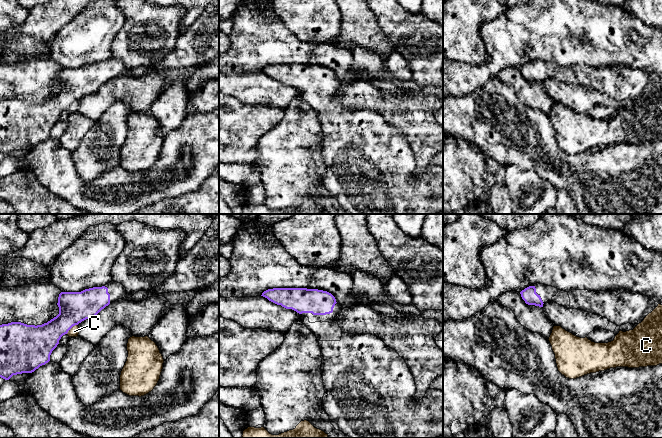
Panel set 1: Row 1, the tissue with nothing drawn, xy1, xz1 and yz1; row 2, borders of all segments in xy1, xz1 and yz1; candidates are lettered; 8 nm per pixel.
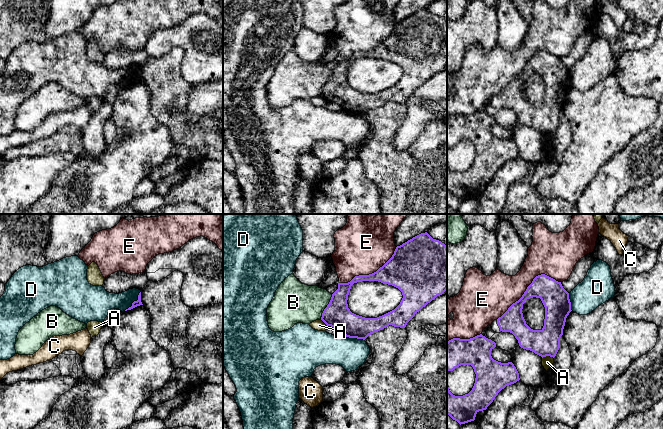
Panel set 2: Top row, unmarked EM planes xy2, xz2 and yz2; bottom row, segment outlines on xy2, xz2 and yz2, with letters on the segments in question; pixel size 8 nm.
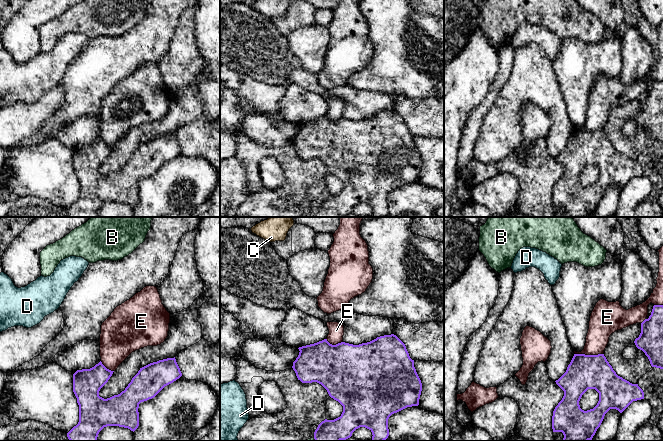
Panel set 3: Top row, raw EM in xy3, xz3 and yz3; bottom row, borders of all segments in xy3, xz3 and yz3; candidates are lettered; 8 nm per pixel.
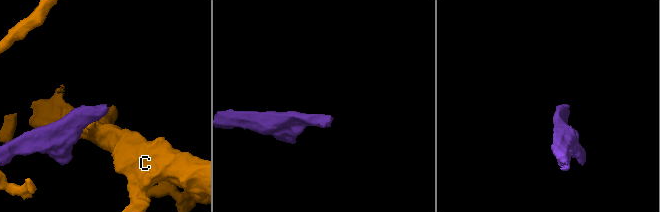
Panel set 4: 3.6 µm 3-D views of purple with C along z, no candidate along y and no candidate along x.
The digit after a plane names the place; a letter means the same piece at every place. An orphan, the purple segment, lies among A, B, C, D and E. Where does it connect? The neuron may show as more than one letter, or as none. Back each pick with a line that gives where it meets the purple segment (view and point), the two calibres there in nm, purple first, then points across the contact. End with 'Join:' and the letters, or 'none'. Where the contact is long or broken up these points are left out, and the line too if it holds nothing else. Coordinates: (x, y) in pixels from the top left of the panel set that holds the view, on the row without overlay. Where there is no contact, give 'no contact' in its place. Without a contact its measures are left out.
Join: none

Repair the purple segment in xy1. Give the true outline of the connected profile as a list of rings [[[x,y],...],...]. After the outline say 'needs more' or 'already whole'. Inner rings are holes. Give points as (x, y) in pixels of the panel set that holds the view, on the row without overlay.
[[[111,57],[102,63],[93,63],[81,68],[61,68],[58,73],[59,90],[42,101],[27,101],[11,98],[0,101],[0,153],[9,156],[13,151],[32,149],[50,137],[52,127],[61,113],[75,101],[95,93],[102,85],[118,75],[124,74],[126,64]]] | needs more

